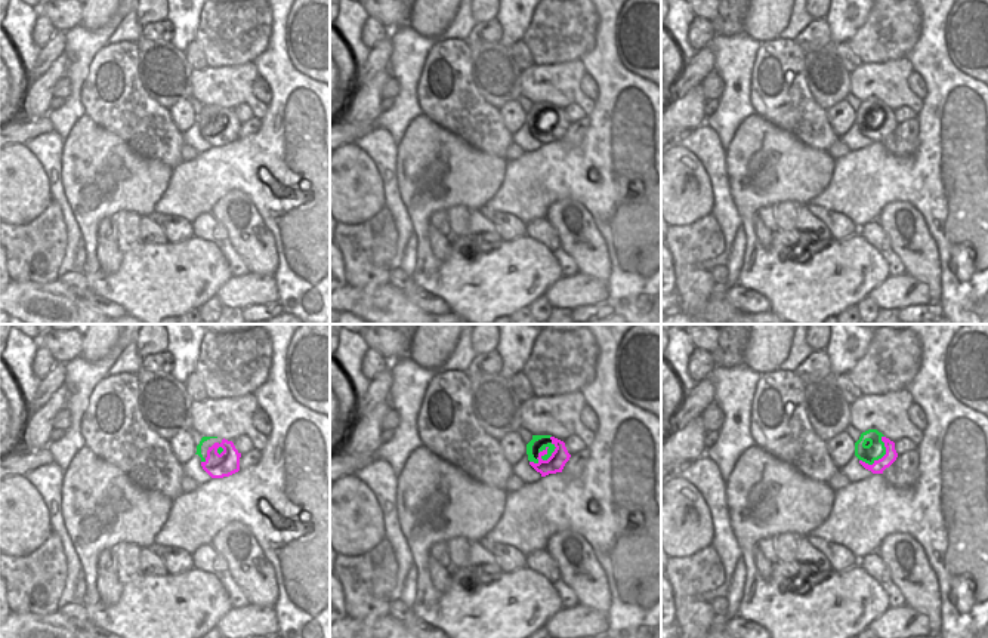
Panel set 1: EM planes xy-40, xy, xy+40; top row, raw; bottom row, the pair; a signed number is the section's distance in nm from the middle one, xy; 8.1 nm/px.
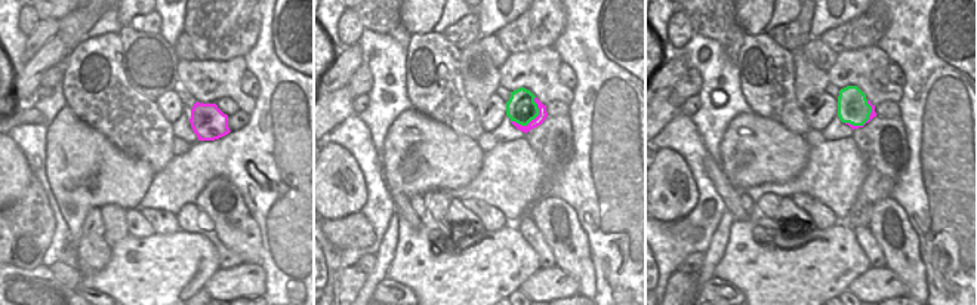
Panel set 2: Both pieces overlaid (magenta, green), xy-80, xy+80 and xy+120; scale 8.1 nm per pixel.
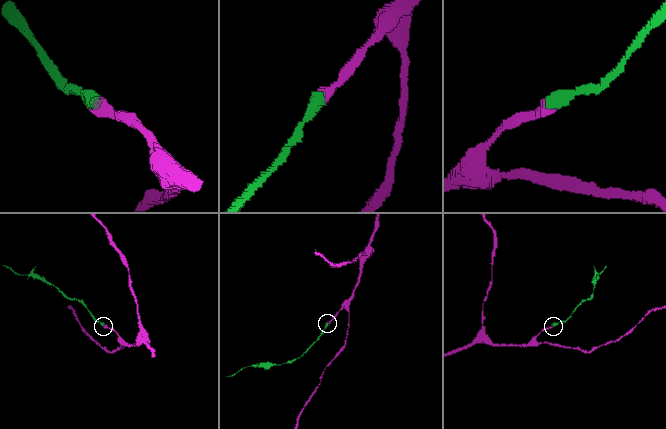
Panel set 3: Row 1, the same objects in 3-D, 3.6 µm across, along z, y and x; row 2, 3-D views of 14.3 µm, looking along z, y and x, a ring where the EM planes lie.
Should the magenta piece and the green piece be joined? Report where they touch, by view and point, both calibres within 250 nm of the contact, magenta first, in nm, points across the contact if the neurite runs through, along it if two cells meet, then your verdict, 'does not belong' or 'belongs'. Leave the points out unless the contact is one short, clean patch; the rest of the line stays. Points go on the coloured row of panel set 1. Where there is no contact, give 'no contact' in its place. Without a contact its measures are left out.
meets magenta in xy at (545, 461); 150 nm thick on the magenta side, 50 nm on the other; runs through xy (555, 464), (545, 461), (550, 455), (550, 446); belongs

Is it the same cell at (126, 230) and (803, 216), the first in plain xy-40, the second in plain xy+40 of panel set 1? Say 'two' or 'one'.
two

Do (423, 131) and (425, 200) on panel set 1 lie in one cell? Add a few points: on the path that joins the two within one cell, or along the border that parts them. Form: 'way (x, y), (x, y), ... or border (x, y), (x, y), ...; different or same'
way (425, 148), (425, 182); same

